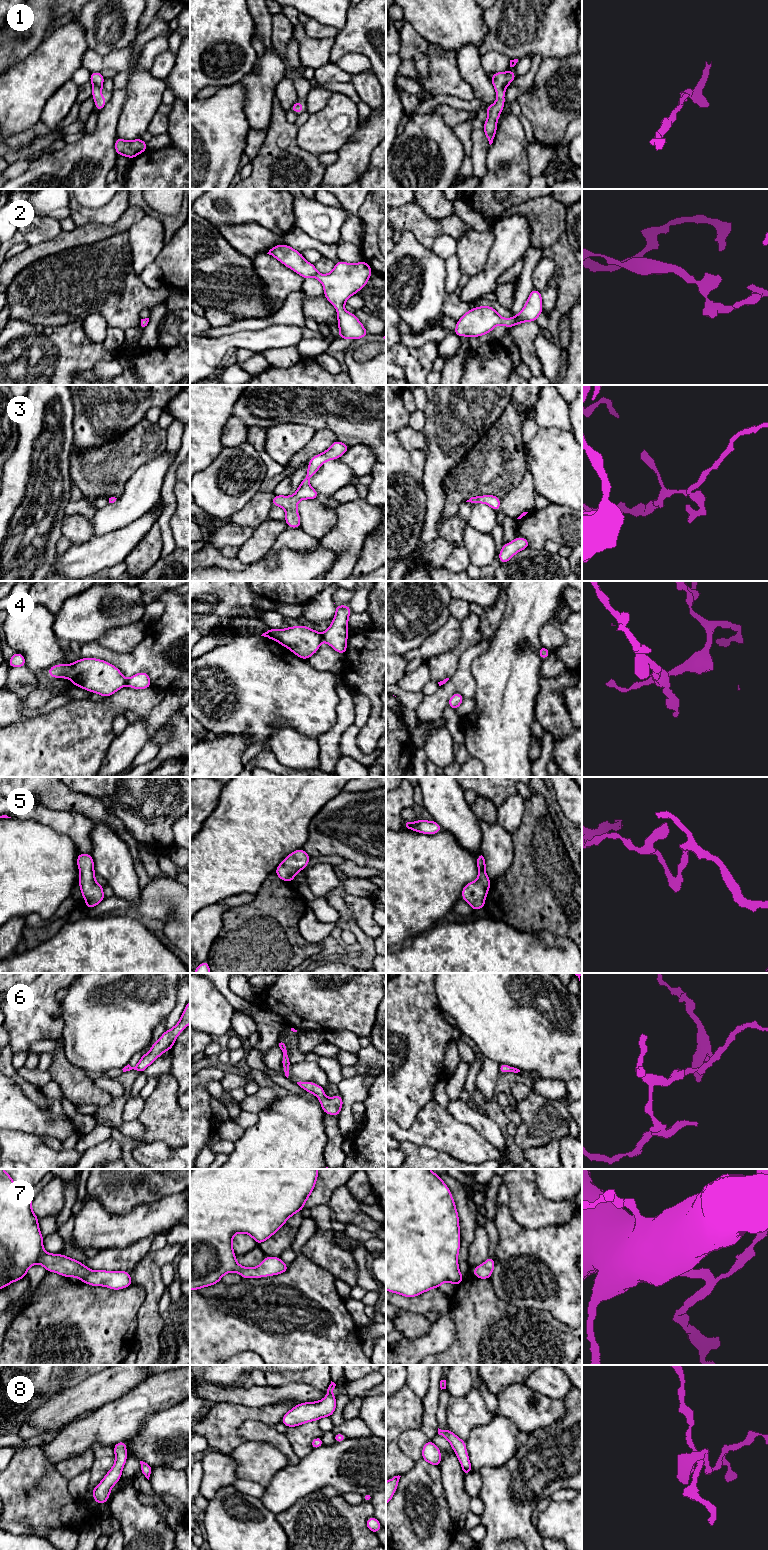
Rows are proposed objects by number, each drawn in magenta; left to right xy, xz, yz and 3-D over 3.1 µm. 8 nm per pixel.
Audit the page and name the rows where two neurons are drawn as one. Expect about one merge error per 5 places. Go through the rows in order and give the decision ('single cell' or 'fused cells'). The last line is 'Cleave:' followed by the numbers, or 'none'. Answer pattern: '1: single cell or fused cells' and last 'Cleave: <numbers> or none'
1: single cell
2: single cell
3: single cell
4: fused cells
5: single cell
6: single cell
7: single cell
8: single cell
Cleave: 4

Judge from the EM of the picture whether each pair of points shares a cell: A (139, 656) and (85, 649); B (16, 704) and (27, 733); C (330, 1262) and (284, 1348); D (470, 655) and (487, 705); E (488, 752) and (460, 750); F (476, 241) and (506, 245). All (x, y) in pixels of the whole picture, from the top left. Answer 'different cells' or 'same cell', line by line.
A: same cell
B: different cells
C: different cells
D: different cells
E: different cells
F: different cells

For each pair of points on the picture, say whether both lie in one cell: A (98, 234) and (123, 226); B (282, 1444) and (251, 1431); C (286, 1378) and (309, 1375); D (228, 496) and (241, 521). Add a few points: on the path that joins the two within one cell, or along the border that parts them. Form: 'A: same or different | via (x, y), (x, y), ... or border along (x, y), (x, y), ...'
A: same | via (104, 231), (117, 227)
B: same | via (274, 1437), (259, 1431)
C: same | via (292, 1377), (303, 1377)
D: different | border along (253, 495), (229, 518)

